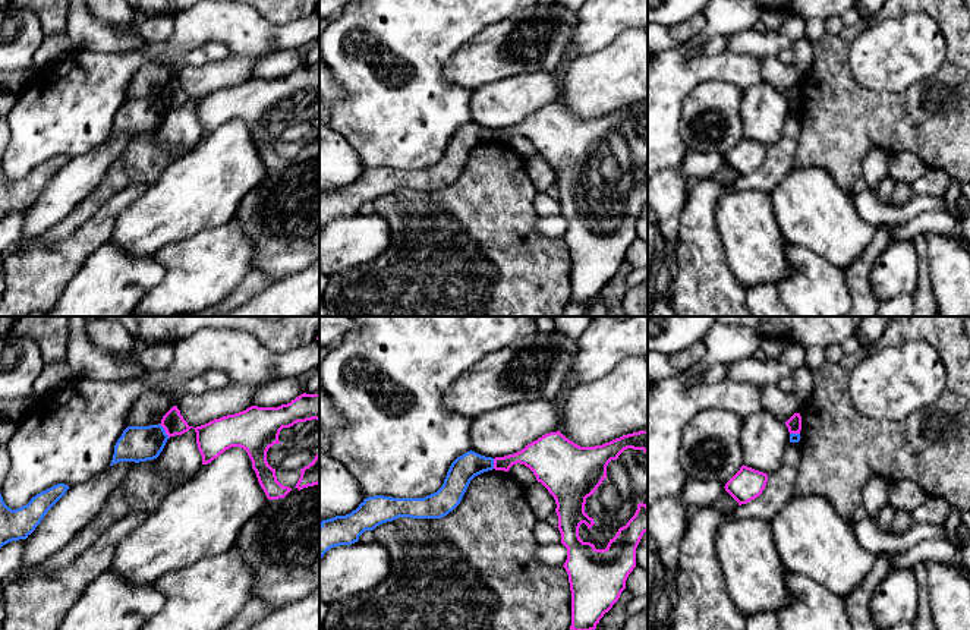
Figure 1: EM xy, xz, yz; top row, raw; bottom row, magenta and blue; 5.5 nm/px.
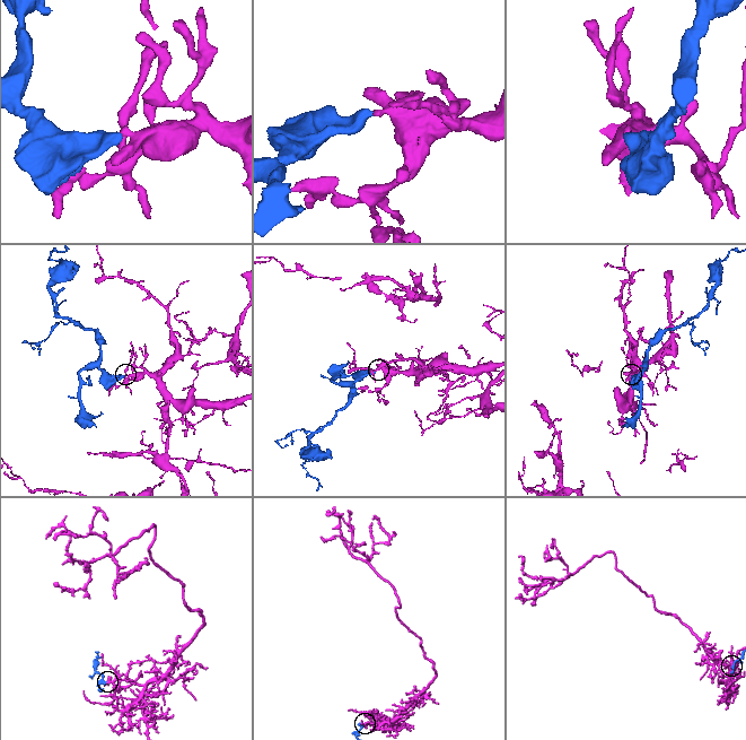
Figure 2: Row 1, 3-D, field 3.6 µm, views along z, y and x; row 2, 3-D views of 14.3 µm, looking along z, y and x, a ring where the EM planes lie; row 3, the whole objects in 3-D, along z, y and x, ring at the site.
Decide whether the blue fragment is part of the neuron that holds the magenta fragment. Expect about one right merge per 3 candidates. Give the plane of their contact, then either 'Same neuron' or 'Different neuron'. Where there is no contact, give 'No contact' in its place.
Touches magenta in xy. Different neuron

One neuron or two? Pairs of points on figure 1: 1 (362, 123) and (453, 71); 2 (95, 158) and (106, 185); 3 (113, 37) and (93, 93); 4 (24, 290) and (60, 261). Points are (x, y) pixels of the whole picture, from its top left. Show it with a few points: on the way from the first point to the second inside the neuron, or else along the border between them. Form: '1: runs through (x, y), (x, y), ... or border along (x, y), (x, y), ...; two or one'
1: border along (463, 46), (446, 63), (444, 76), (471, 90); two
2: border along (123, 151), (104, 178), (78, 202); two
3: border along (76, 49), (100, 52), (141, 50); two
4: runs through (32, 282), (52, 265); one

